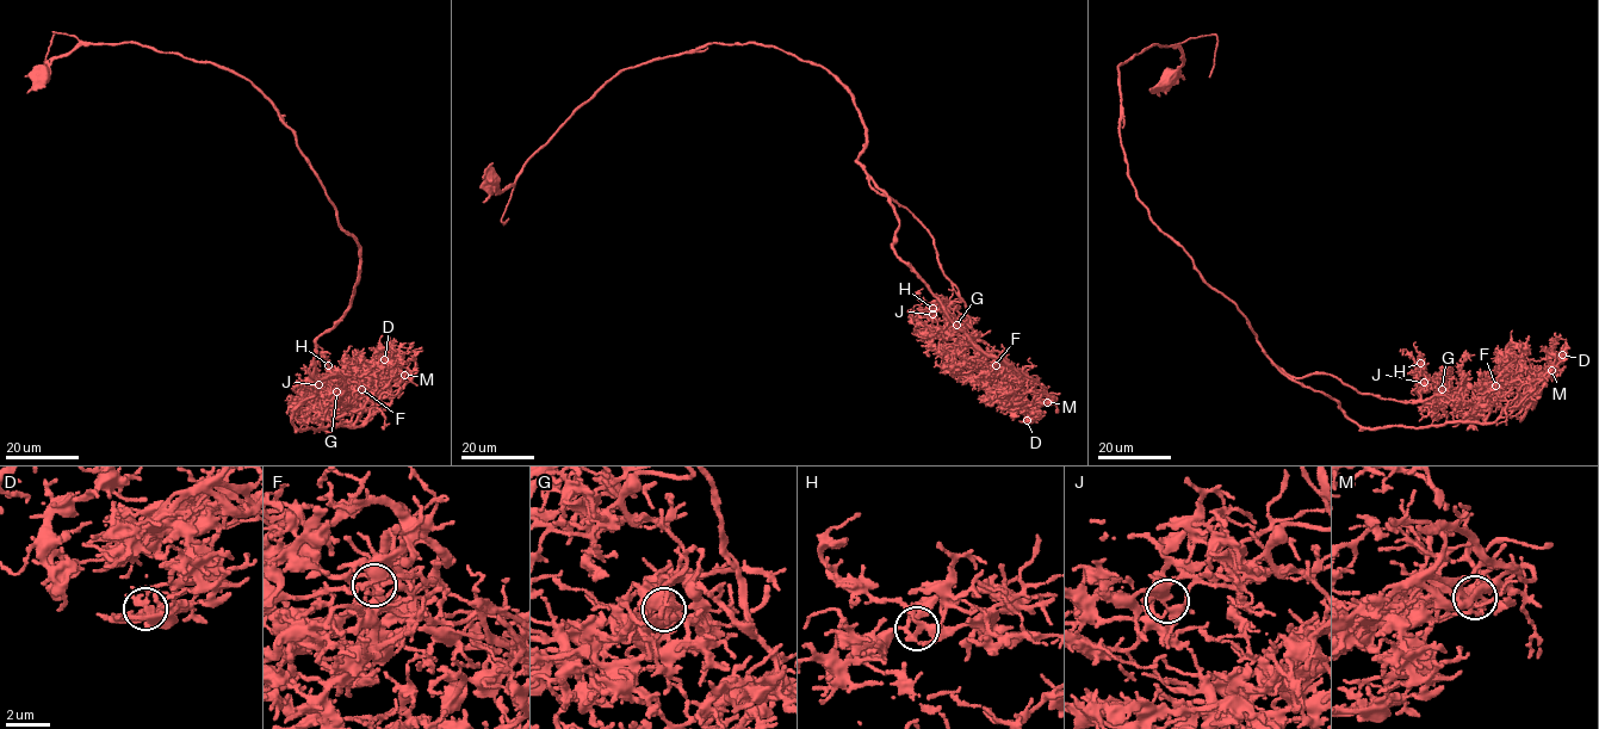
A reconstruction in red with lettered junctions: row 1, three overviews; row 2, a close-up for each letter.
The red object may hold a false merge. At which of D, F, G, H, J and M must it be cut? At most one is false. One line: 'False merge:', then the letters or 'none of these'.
False merge: M

